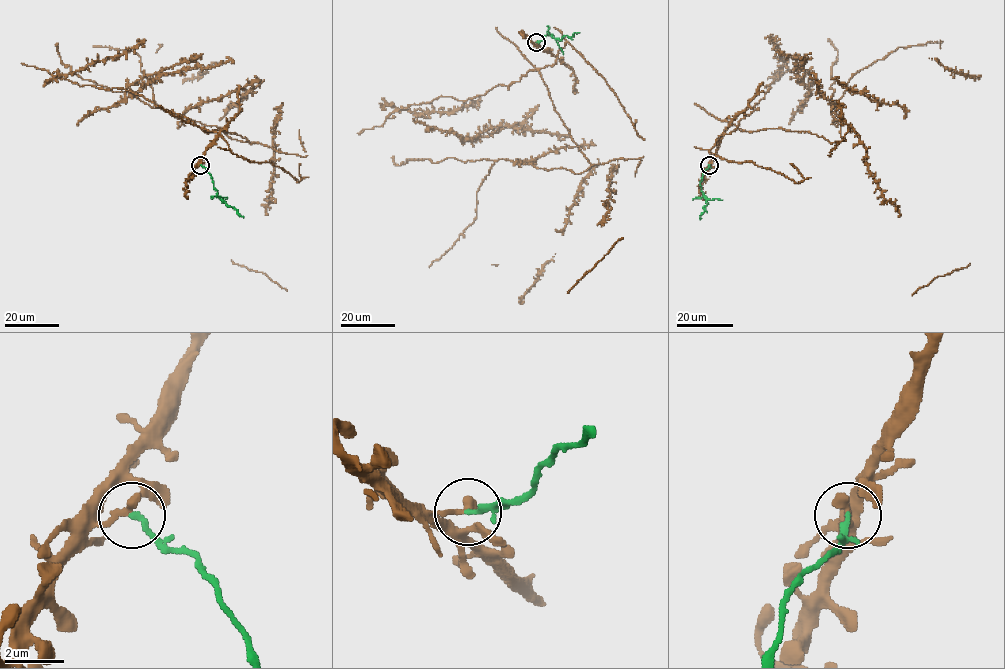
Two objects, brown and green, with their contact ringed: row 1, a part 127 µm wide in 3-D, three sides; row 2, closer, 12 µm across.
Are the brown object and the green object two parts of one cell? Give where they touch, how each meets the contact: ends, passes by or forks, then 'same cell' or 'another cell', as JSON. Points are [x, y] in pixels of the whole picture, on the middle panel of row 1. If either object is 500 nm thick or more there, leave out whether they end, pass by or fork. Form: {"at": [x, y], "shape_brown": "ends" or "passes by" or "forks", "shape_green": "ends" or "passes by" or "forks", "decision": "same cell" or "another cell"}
{"at": [536, 42], "shape_brown": "ends", "shape_green": "ends", "decision": "another cell"}

